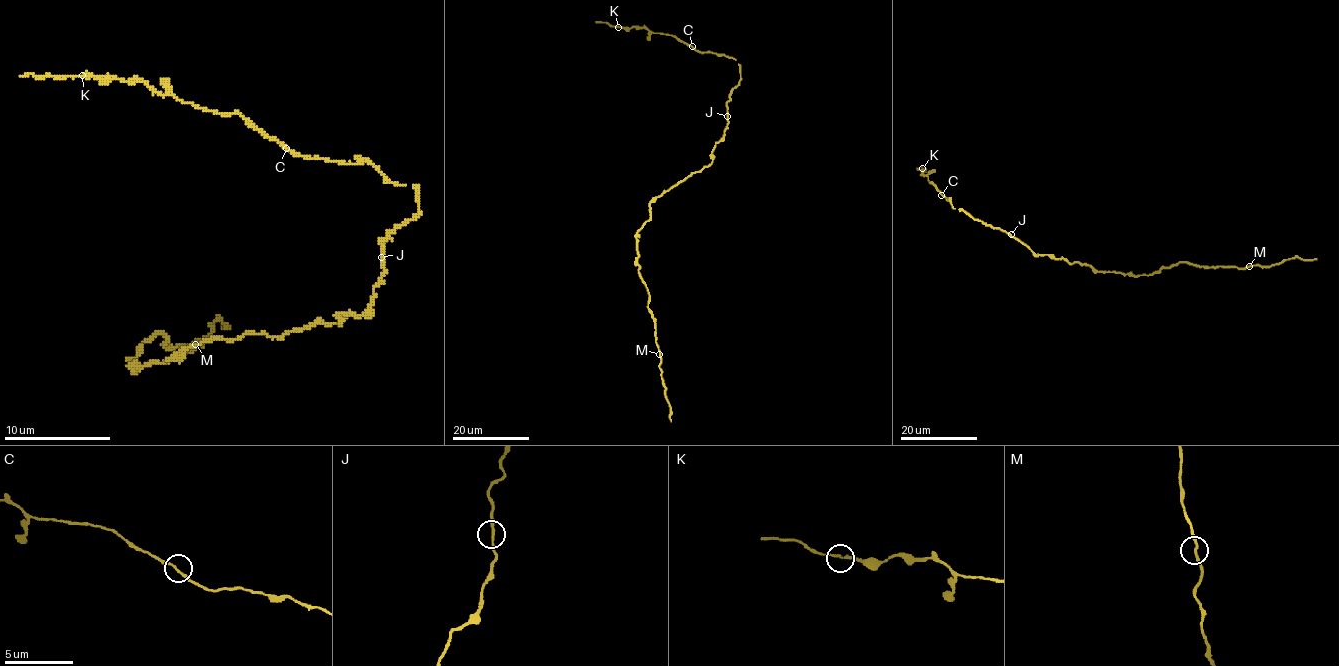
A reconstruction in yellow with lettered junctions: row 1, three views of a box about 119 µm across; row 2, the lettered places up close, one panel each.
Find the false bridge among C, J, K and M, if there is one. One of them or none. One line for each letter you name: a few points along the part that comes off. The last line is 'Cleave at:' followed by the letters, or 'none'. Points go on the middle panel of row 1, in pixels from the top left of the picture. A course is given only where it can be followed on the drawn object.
M: Course of the part to remove: (659, 354), (671, 421)
Cleave at: M

